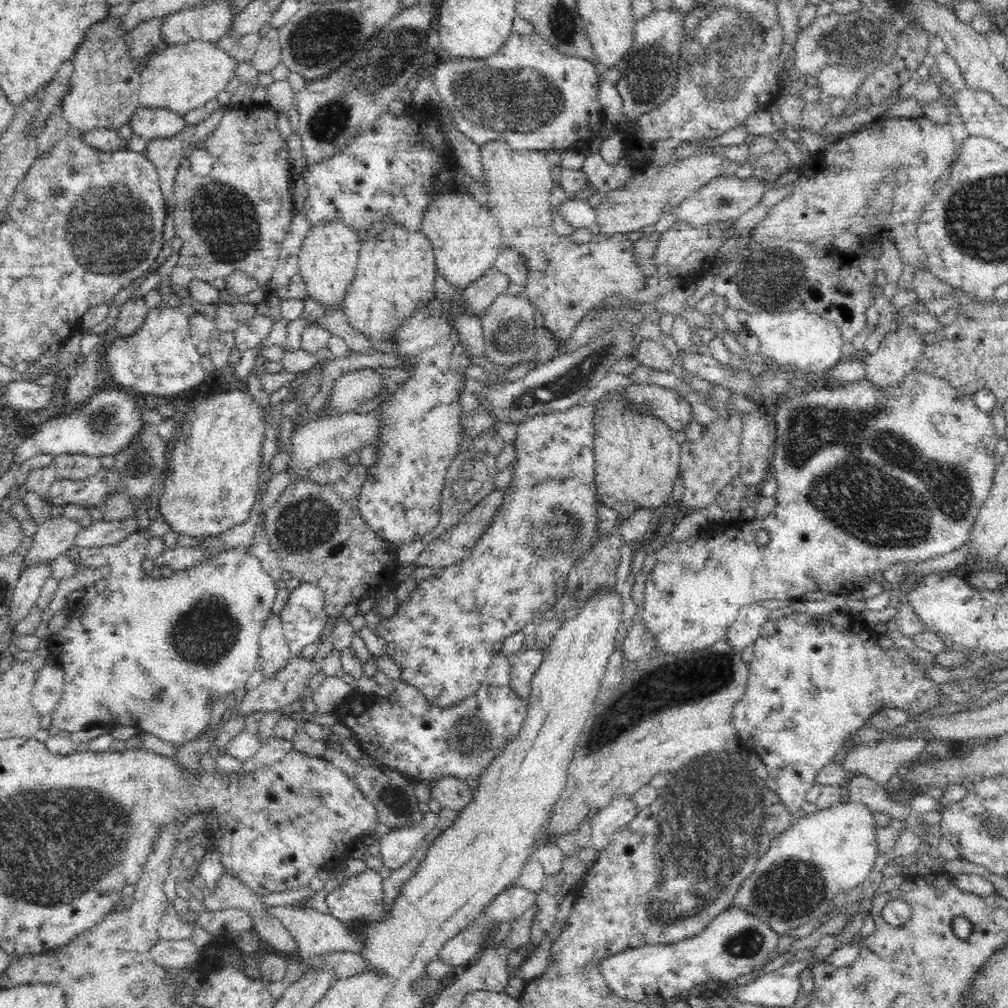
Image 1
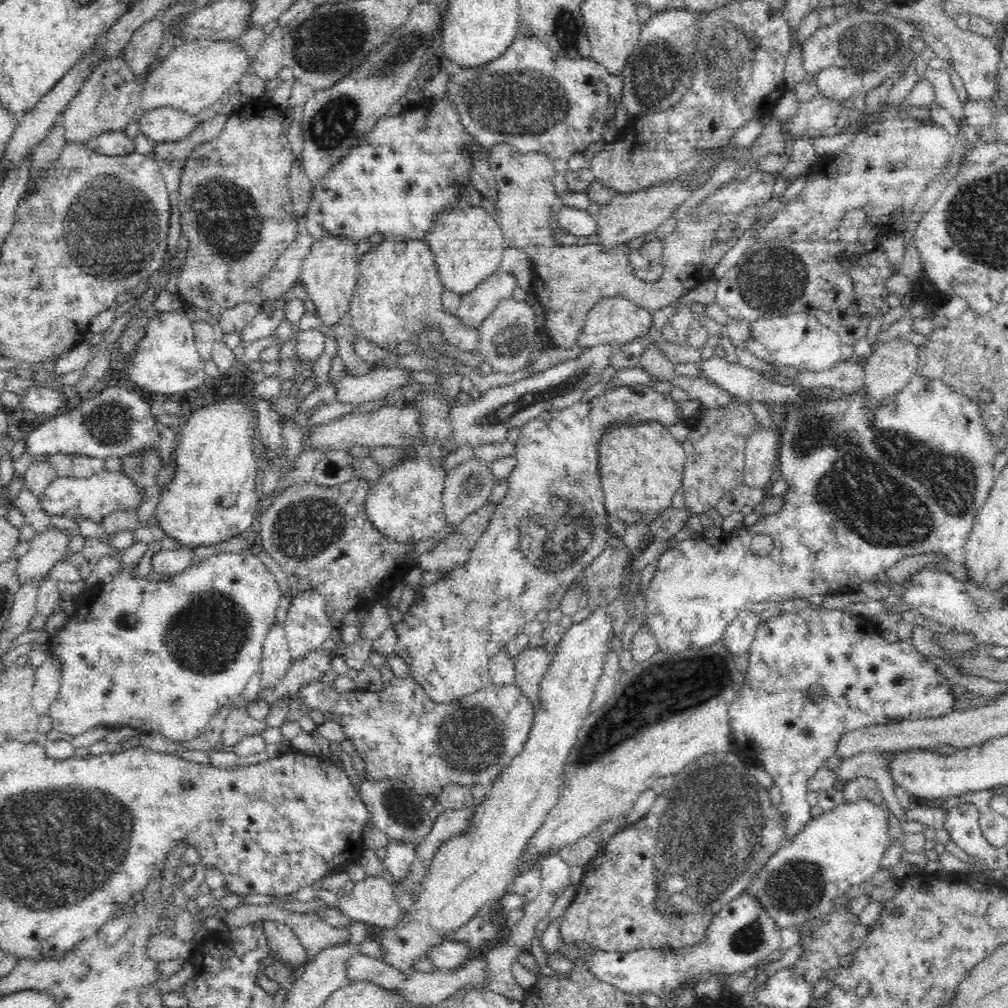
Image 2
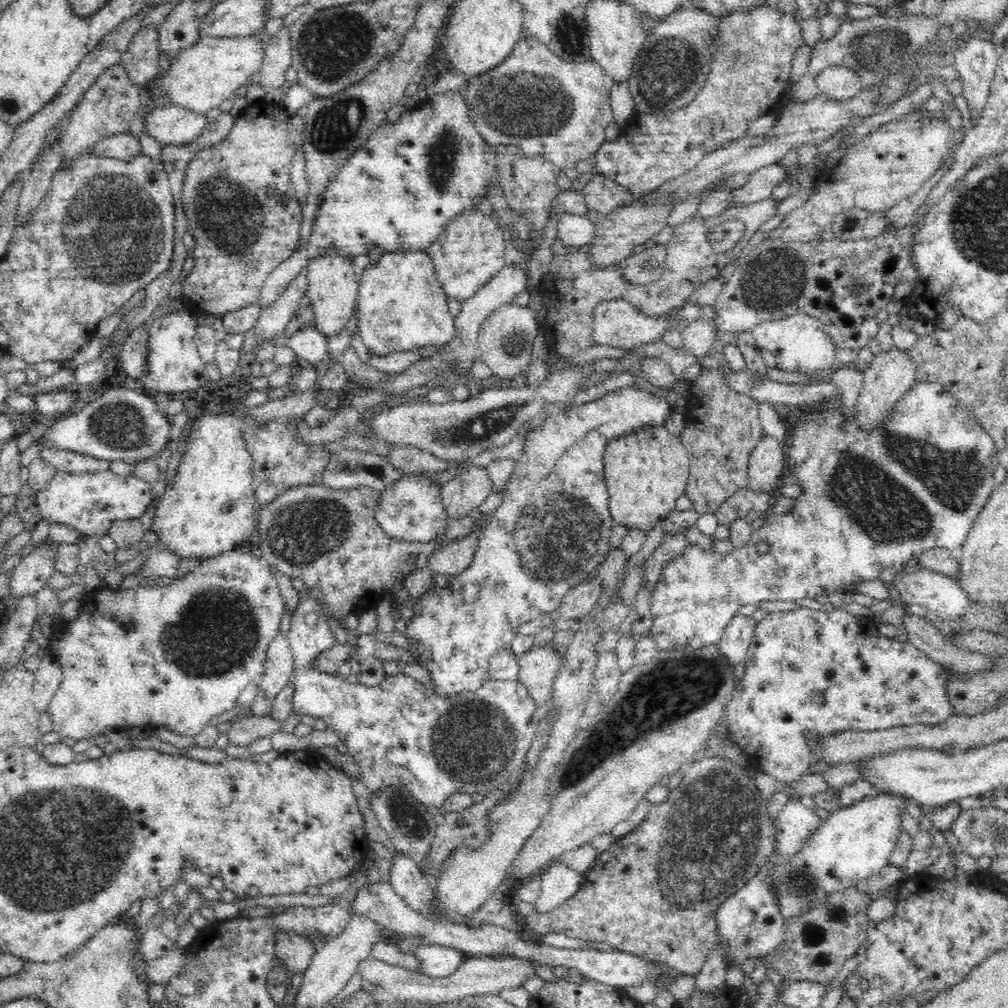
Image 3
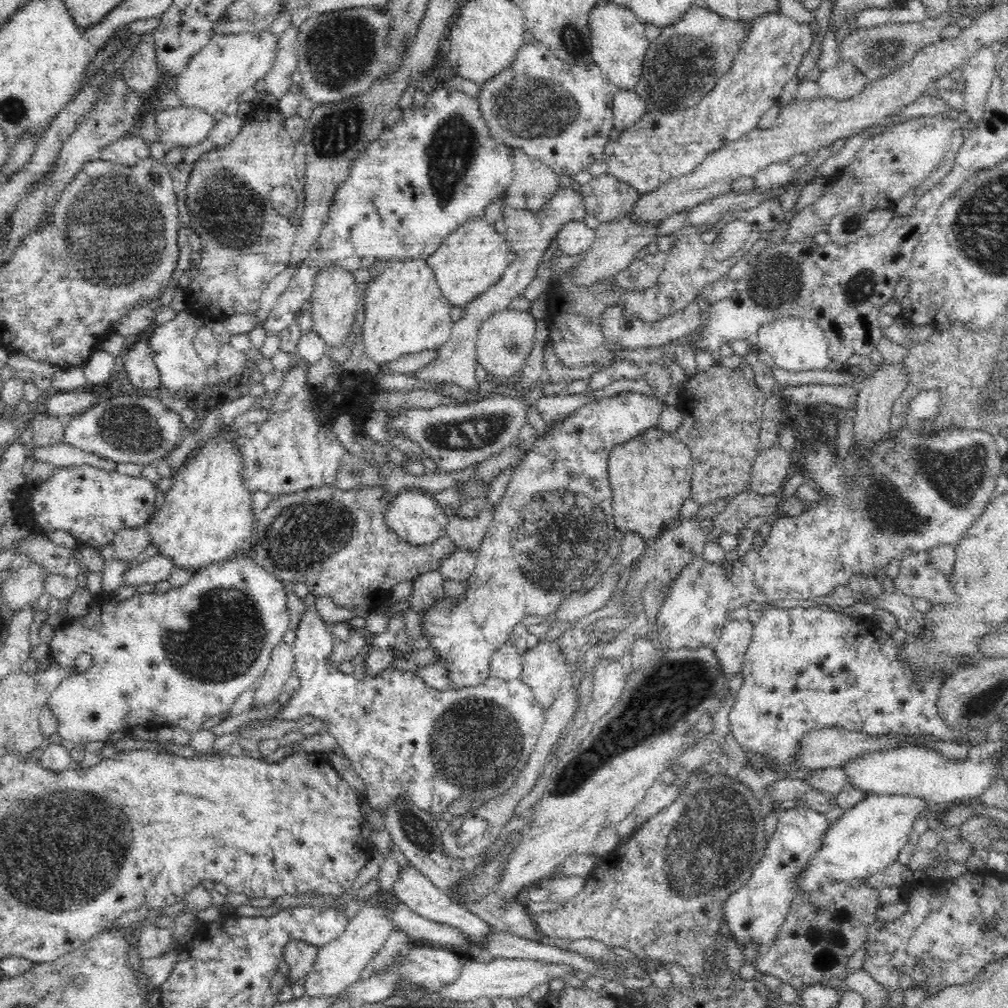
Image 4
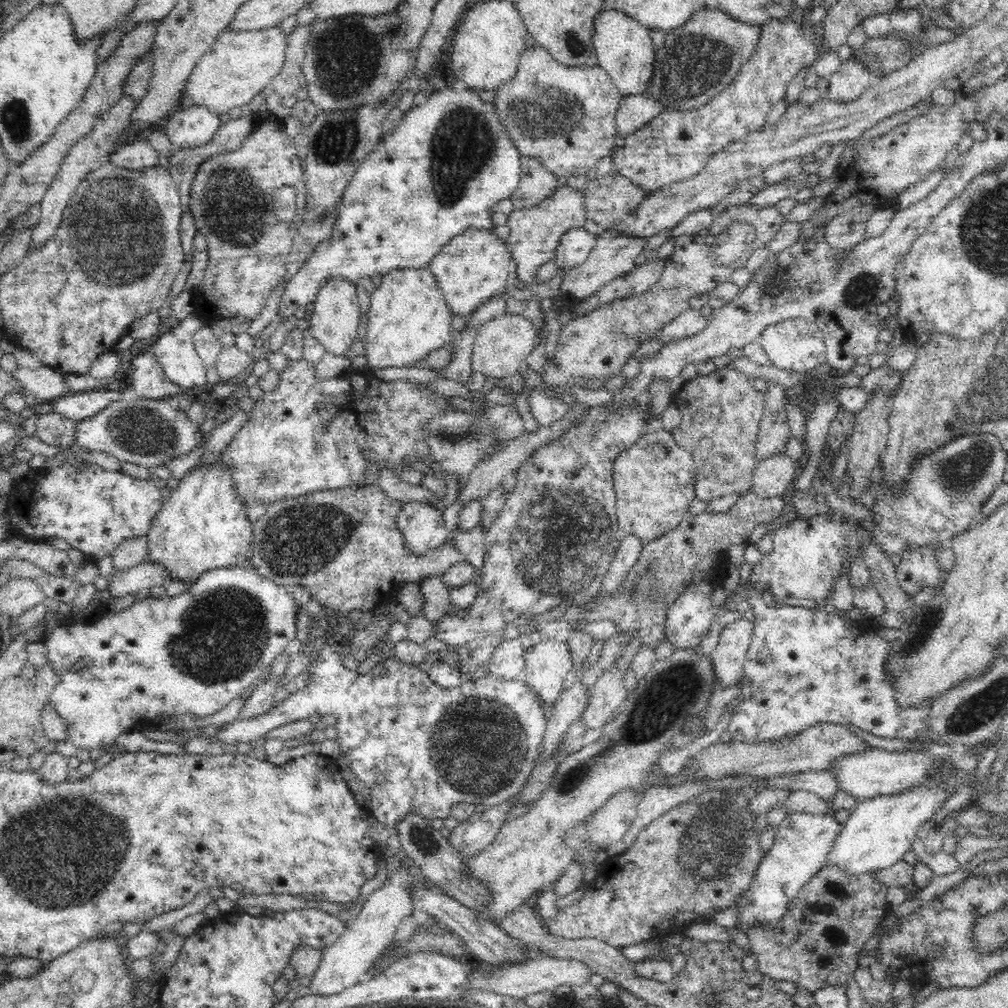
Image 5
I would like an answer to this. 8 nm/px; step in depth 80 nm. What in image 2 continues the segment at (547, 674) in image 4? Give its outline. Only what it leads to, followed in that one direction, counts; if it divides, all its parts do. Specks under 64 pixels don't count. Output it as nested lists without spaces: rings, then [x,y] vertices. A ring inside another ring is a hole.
[[[540,644],[520,652],[514,657],[516,664],[515,685],[521,688],[524,696],[527,696],[534,705],[539,703],[539,682],[546,674],[552,658],[546,649]]]

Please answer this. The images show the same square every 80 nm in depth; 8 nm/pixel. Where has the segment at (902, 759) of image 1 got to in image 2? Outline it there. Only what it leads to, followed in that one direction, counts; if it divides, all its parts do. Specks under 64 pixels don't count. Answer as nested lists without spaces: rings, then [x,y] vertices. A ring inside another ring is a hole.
[[[868,751],[852,755],[840,761],[835,768],[836,779],[839,786],[856,777],[868,777],[878,783],[885,803],[889,810],[896,816],[899,822],[908,821],[905,818],[903,807],[900,806],[900,800],[896,797],[894,791],[894,779],[889,776],[888,768],[894,756],[900,751]]]

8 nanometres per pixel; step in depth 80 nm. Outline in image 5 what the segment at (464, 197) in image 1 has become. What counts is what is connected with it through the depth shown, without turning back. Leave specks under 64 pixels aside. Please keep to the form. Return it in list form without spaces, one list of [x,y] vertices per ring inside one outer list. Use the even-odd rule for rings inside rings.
[[[468,227],[466,231],[461,232],[458,236],[453,236],[441,248],[441,251],[436,253],[428,267],[435,276],[451,313],[468,318],[472,312],[476,312],[477,306],[482,301],[491,299],[491,296],[508,292],[506,288],[508,286],[508,266],[510,266],[512,258],[509,245],[504,243],[492,229]]]

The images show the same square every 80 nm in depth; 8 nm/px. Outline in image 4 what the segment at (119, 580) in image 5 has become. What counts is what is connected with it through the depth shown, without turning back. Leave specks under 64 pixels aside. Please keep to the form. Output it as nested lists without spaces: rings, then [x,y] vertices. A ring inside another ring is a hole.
[[[158,553],[142,564],[132,566],[124,573],[124,586],[132,585],[137,588],[144,584],[156,585],[159,582],[168,581],[175,569],[173,561],[168,556]]]

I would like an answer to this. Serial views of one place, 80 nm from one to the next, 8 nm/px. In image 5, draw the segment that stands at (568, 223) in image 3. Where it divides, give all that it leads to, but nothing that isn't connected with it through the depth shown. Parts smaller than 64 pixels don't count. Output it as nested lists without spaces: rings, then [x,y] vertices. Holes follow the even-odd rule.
[[[584,227],[567,230],[555,252],[557,268],[565,268],[565,272],[573,269],[588,258],[596,243],[597,237]]]

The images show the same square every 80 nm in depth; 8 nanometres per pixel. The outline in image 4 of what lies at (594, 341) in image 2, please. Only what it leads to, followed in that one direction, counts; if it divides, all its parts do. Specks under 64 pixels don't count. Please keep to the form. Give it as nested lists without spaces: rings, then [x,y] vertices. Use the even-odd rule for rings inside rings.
[[[696,300],[690,303],[686,308],[675,312],[670,316],[660,320],[660,322],[654,322],[649,324],[642,320],[629,320],[624,313],[624,307],[620,305],[612,305],[606,307],[603,310],[604,316],[602,316],[602,328],[604,338],[621,346],[624,349],[646,349],[650,346],[658,347],[662,345],[667,347],[670,341],[683,339],[686,335],[689,335],[702,326],[702,318],[704,313],[702,312],[703,306],[699,305]]]

